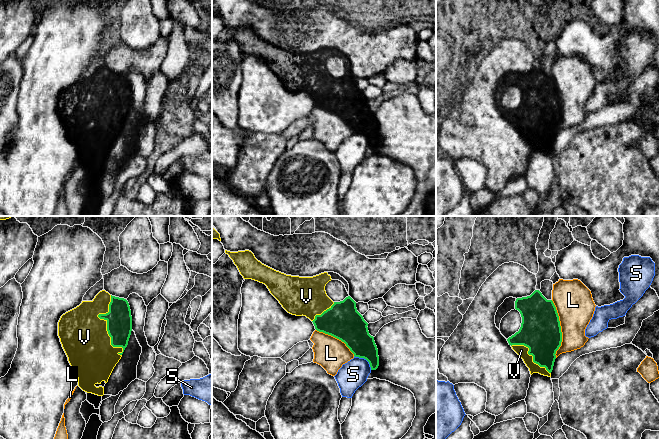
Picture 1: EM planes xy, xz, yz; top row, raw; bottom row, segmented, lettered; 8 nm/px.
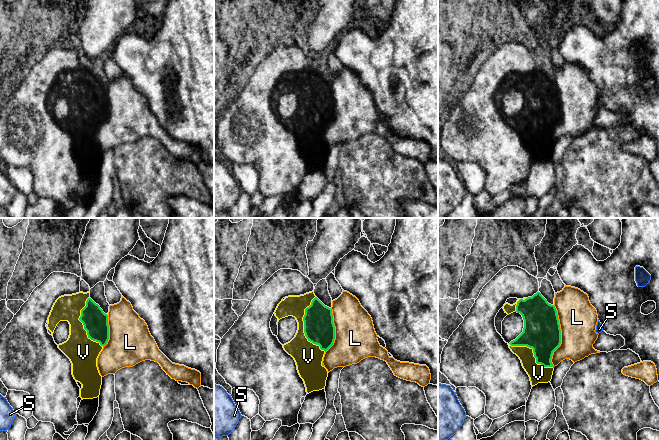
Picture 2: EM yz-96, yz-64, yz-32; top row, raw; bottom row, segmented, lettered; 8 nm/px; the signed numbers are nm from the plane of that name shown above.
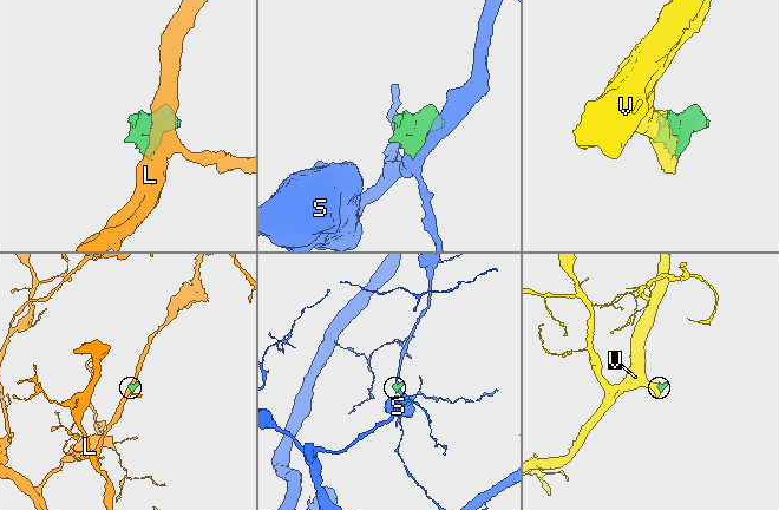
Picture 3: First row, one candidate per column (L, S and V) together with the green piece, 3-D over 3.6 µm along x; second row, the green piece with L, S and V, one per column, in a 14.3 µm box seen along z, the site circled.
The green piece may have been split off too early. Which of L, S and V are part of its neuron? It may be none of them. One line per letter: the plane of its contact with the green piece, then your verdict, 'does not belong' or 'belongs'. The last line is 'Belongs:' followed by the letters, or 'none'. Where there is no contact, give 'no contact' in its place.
L: yz | does not belong
S: xz | does not belong
V: xy | belongs
Belongs: V

